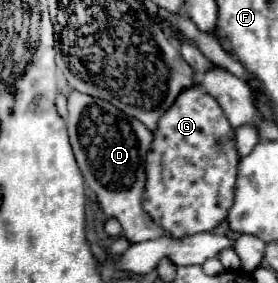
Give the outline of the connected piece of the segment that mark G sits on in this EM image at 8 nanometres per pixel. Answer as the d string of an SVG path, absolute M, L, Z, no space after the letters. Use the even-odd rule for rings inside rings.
M191 85L179 93L175 103L163 113L157 129L153 131L153 141L145 157L147 181L143 193L143 209L149 213L155 225L167 231L167 237L171 239L213 231L227 219L227 213L235 201L237 165L239 153L235 147L235 129L227 121L217 99L203 91L201 85Z

